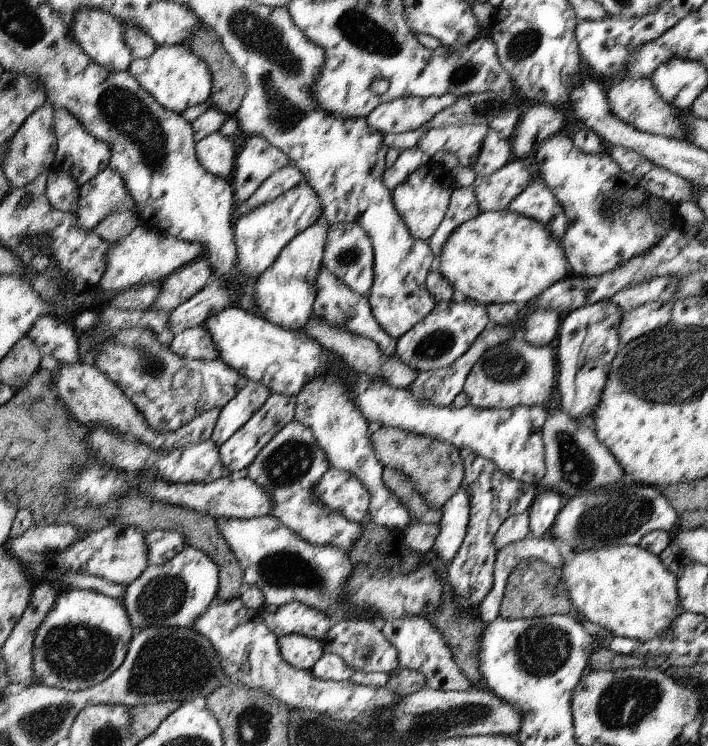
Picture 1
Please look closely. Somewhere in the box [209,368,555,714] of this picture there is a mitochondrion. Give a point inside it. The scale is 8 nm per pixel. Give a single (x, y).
(283, 569)

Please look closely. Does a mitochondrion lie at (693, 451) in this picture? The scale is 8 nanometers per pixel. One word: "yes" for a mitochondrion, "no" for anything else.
no

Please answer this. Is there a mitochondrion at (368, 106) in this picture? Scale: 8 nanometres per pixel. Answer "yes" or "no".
no

